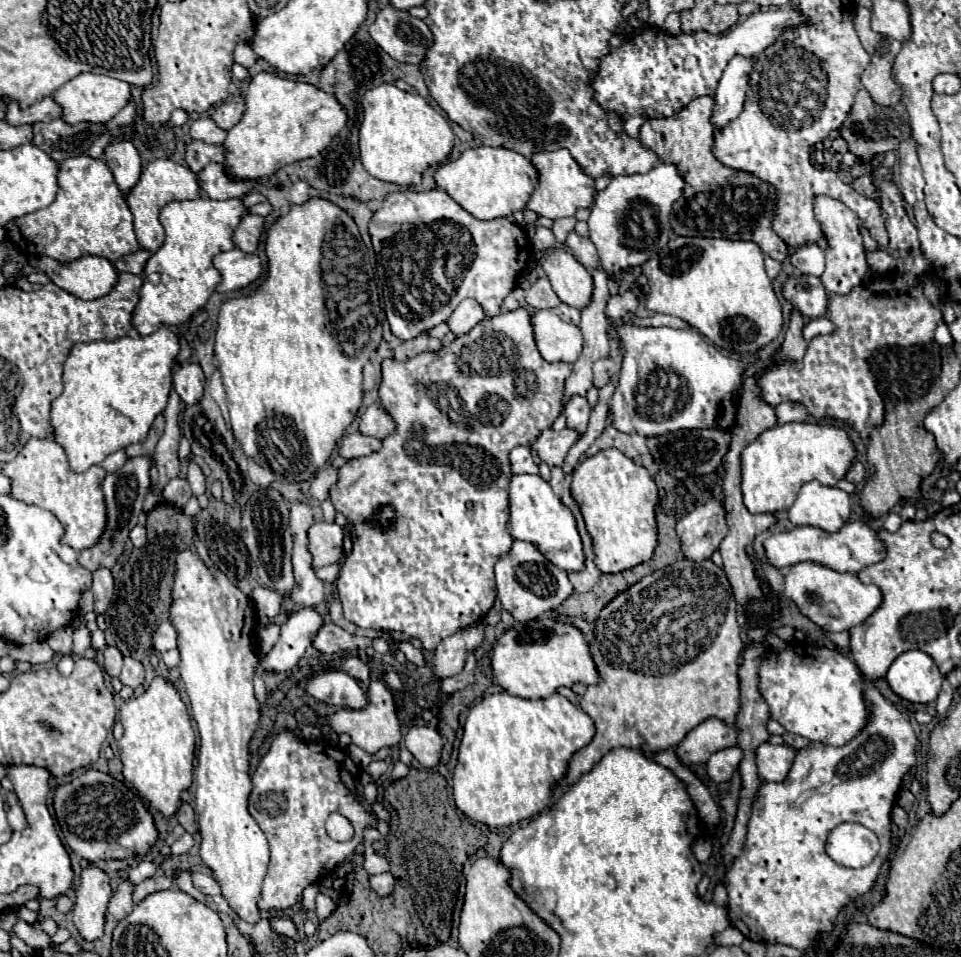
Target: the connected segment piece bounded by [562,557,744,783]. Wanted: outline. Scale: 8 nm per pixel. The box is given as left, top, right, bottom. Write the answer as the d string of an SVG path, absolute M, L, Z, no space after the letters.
M680 557L668 569L650 573L632 585L632 589L620 593L620 597L614 597L602 609L590 641L592 659L602 681L600 685L590 685L580 697L580 709L592 717L596 735L590 745L574 753L562 783L576 783L614 747L662 751L676 747L690 729L708 717L720 717L724 723L732 725L740 709L736 671L740 667L742 649L744 643L740 639L730 581L726 579L724 569L716 567L710 559L696 563Z

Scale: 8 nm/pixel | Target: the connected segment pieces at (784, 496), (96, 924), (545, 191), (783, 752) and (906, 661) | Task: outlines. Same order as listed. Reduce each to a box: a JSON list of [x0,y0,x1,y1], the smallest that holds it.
[[742,423,856,513],[72,865,112,941],[528,149,594,219],[756,743,794,781],[886,649,942,703]]

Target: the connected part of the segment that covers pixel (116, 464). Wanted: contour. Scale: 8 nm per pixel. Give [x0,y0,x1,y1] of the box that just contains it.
[100,449,126,473]

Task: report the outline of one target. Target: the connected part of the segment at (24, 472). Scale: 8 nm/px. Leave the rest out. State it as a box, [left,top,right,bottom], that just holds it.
[4,437,106,551]

